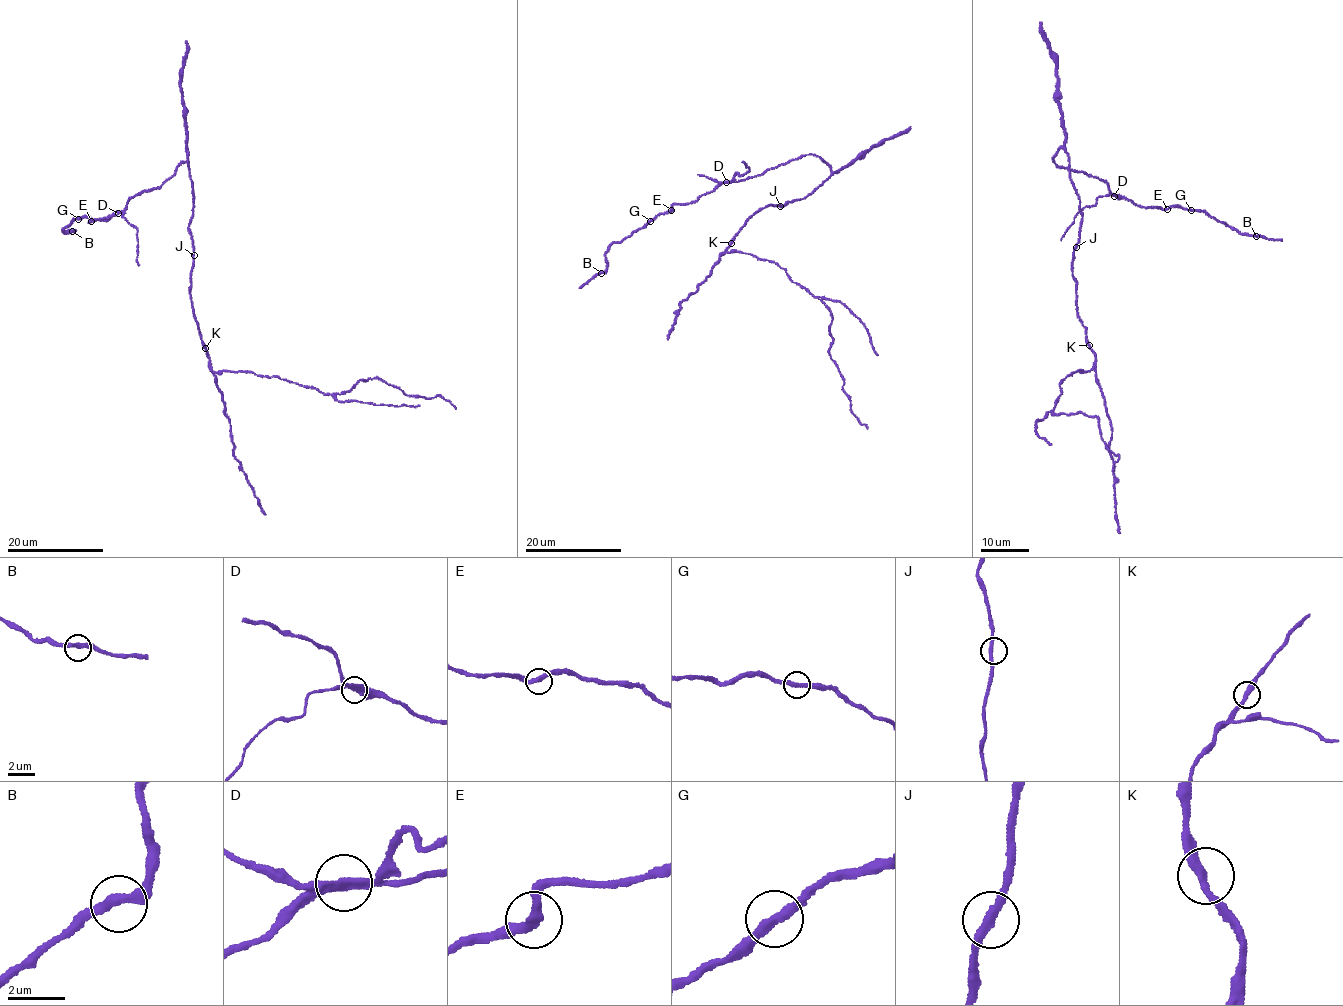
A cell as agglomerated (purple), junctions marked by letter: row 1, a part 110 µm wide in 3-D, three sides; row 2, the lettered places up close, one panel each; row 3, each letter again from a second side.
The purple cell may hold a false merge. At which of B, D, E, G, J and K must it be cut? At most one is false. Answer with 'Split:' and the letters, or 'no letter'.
Split: D

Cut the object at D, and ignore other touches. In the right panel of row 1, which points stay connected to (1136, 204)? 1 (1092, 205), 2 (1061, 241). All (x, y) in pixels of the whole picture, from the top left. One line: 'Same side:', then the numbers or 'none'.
Same side: none

